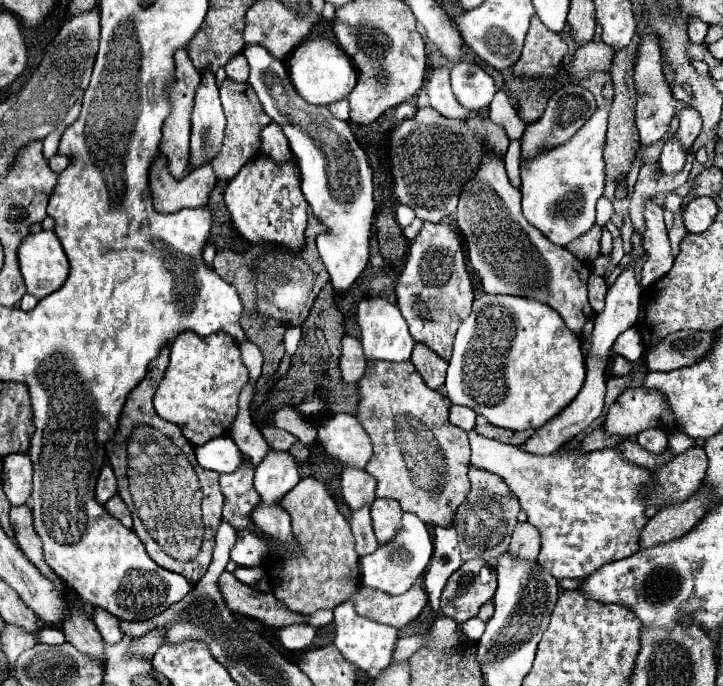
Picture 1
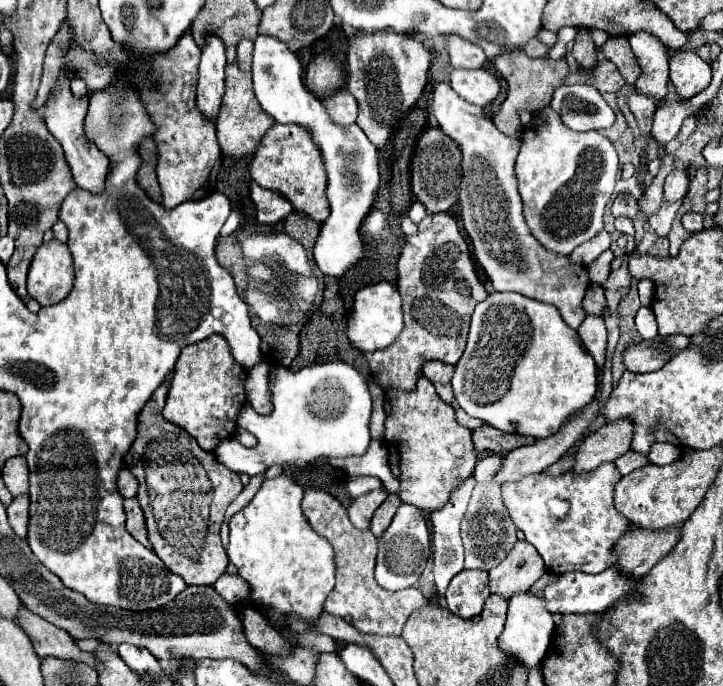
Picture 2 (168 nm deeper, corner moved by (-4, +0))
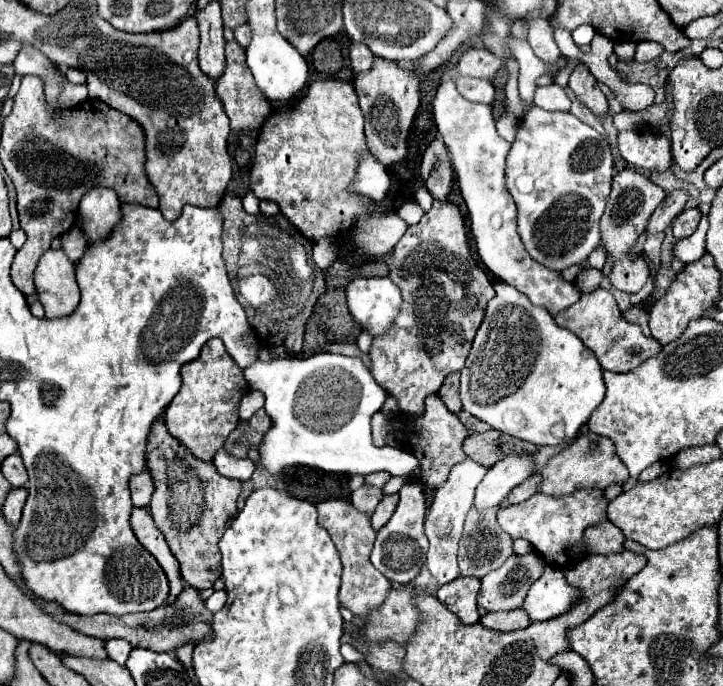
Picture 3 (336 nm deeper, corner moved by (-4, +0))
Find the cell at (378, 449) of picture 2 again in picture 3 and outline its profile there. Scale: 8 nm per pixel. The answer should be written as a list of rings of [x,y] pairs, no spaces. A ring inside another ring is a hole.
[[[406,482],[398,494],[400,494],[398,508],[392,514],[392,518],[388,520],[388,524],[378,530],[378,536],[376,536],[372,554],[370,554],[370,562],[388,580],[398,582],[398,584],[406,584],[418,576],[420,568],[426,562],[426,552],[428,552],[428,538],[424,534],[426,498],[424,498],[424,488],[414,482]]]

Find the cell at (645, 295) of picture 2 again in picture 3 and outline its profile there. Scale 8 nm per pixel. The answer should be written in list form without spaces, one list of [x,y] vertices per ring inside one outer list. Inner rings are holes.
[[[622,172],[622,176],[614,176],[612,180],[612,192],[608,196],[606,210],[600,218],[600,246],[606,250],[606,254],[612,258],[612,272],[610,272],[610,284],[616,290],[622,290],[626,294],[636,294],[648,280],[650,268],[642,252],[634,250],[634,244],[644,232],[646,222],[650,214],[656,210],[656,206],[664,200],[666,192],[656,186],[650,178],[638,174],[638,172]]]

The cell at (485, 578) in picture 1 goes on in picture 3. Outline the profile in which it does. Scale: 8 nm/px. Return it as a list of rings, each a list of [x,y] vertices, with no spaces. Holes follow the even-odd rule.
[[[458,576],[456,580],[452,580],[440,588],[436,598],[450,612],[454,612],[462,624],[476,624],[480,620],[478,604],[476,604],[478,588],[480,588],[480,580]]]

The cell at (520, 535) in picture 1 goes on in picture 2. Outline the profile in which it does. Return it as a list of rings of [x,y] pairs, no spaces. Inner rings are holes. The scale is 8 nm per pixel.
[[[520,540],[510,554],[490,570],[490,590],[508,600],[512,594],[528,590],[544,572],[546,566],[538,550],[530,542]]]

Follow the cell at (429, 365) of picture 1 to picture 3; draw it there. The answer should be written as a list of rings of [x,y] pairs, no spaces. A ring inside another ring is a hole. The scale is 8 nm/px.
[[[454,372],[452,376],[446,378],[446,382],[442,384],[438,396],[440,400],[446,404],[446,408],[454,414],[458,414],[462,410],[462,402],[460,402],[460,396],[458,396],[458,390],[460,390],[460,374]]]

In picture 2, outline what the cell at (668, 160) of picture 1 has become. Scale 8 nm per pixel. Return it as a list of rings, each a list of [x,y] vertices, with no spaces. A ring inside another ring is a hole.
[[[674,168],[664,182],[664,200],[676,202],[682,200],[688,192],[688,174],[684,168]]]

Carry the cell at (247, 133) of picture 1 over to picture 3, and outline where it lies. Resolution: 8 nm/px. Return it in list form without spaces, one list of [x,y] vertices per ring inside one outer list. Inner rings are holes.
[[[234,40],[226,42],[226,68],[224,68],[224,74],[216,80],[216,94],[222,100],[224,110],[230,118],[230,128],[234,128],[234,130],[248,132],[252,128],[260,128],[260,124],[270,114],[268,100],[264,98],[264,94],[260,94],[256,82],[252,82],[252,72],[248,70],[248,64],[244,58],[244,48]]]

